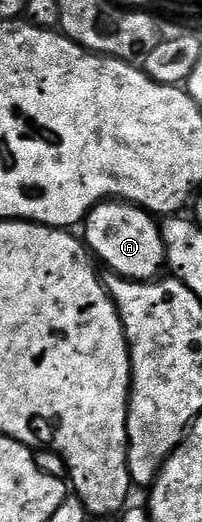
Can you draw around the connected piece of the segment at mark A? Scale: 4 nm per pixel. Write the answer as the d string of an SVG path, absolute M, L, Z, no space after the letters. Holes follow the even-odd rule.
M100 202L83 223L83 241L94 259L106 271L129 278L132 282L152 282L165 266L165 249L158 219L132 202ZM102 262L102 263L101 263ZM161 270L161 271L160 271Z

